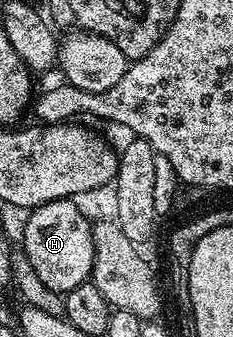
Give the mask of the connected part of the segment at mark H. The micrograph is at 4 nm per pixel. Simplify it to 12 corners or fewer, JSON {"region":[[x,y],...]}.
{"region":[[72,199],[28,213],[25,257],[47,290],[93,275],[93,224]]}

